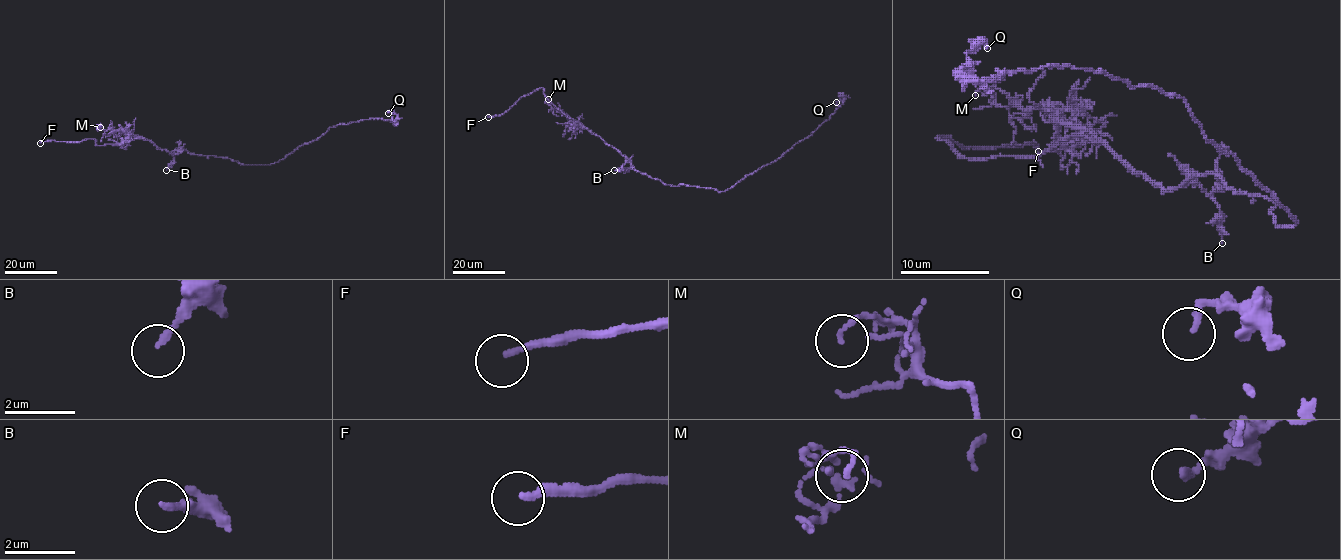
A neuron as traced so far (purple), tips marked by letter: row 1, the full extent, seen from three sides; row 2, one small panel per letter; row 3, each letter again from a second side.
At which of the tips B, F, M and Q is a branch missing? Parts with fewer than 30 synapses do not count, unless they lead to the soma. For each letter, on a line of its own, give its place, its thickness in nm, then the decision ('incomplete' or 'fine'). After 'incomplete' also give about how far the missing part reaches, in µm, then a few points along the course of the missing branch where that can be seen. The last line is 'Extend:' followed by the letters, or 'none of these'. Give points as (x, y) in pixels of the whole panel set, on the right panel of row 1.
B: at (1222, 243); 170 nm thick; fine
F: at (1038, 151); 200 nm thick; incomplete; about 15 µm are missing; missing branch runs (1038, 151), (1040, 160), (1065, 178), (1058, 201), (1061, 198)
M: at (975, 95); 140 nm thick; fine
Q: at (987, 48); 220 nm thick; fine
Extend: F

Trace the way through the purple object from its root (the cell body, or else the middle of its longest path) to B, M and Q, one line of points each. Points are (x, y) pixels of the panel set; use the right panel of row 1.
B: (1275, 203), (1264, 196), (1249, 196), (1231, 189), (1213, 174), (1190, 174), (1220, 209), (1222, 243)
M: (1275, 203), (1213, 174), (1157, 187), (1052, 111), (1000, 106), (982, 89), (975, 95)
Q: (1275, 203), (1278, 227), (1291, 227), (1181, 98), (1069, 66), (980, 80), (966, 50), (987, 48)

